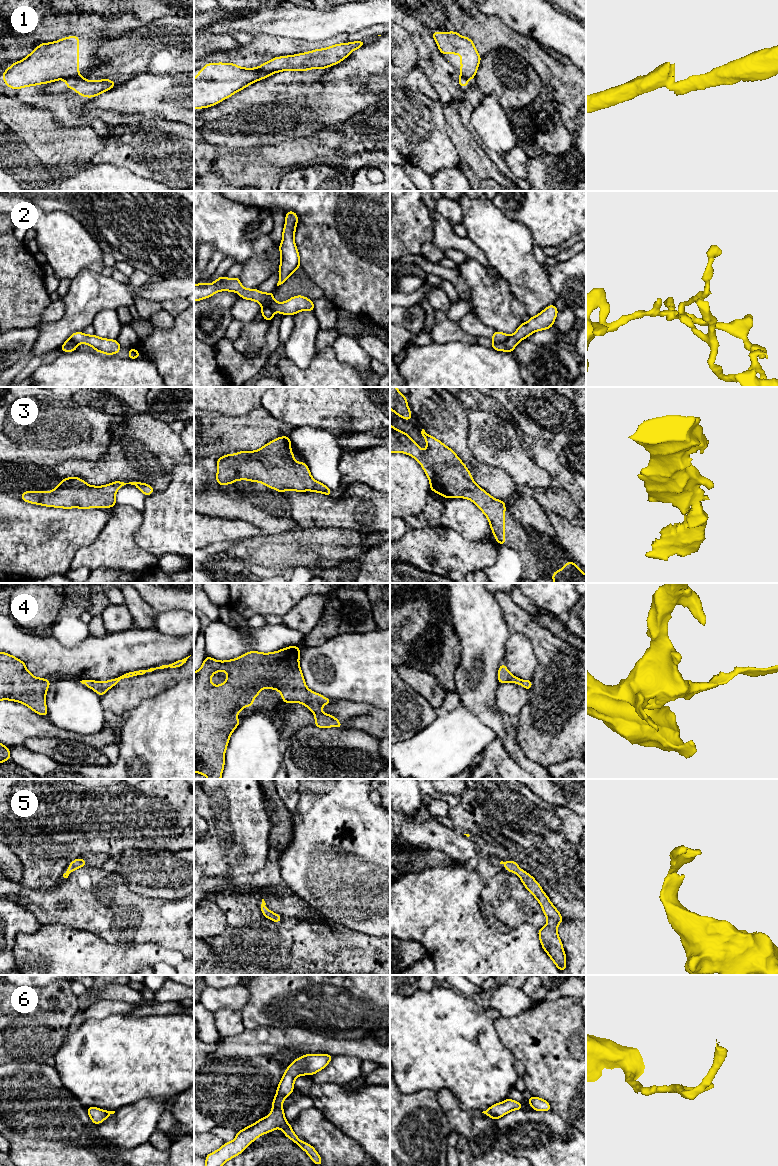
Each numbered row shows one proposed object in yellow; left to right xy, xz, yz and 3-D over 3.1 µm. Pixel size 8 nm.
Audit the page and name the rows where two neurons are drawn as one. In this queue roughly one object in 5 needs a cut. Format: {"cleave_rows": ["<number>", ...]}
{"cleave_rows": ["1", "2"]}

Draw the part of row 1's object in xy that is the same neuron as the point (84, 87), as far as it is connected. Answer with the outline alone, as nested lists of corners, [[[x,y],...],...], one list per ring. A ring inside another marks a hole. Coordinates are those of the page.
[[[81,76],[65,78],[64,80],[69,89],[76,90],[78,95],[88,98],[108,91],[117,84],[109,79],[89,81]]]

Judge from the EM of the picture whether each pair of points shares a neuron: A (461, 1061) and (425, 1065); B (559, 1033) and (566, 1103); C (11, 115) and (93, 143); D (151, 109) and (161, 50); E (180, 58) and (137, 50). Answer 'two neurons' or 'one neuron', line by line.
A: one neuron
B: one neuron
C: one neuron
D: two neurons
E: one neuron

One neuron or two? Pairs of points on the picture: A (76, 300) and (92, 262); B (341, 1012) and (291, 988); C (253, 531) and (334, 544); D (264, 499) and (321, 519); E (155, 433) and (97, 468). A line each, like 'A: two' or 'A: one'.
A: two
B: one
C: two
D: two
E: one

